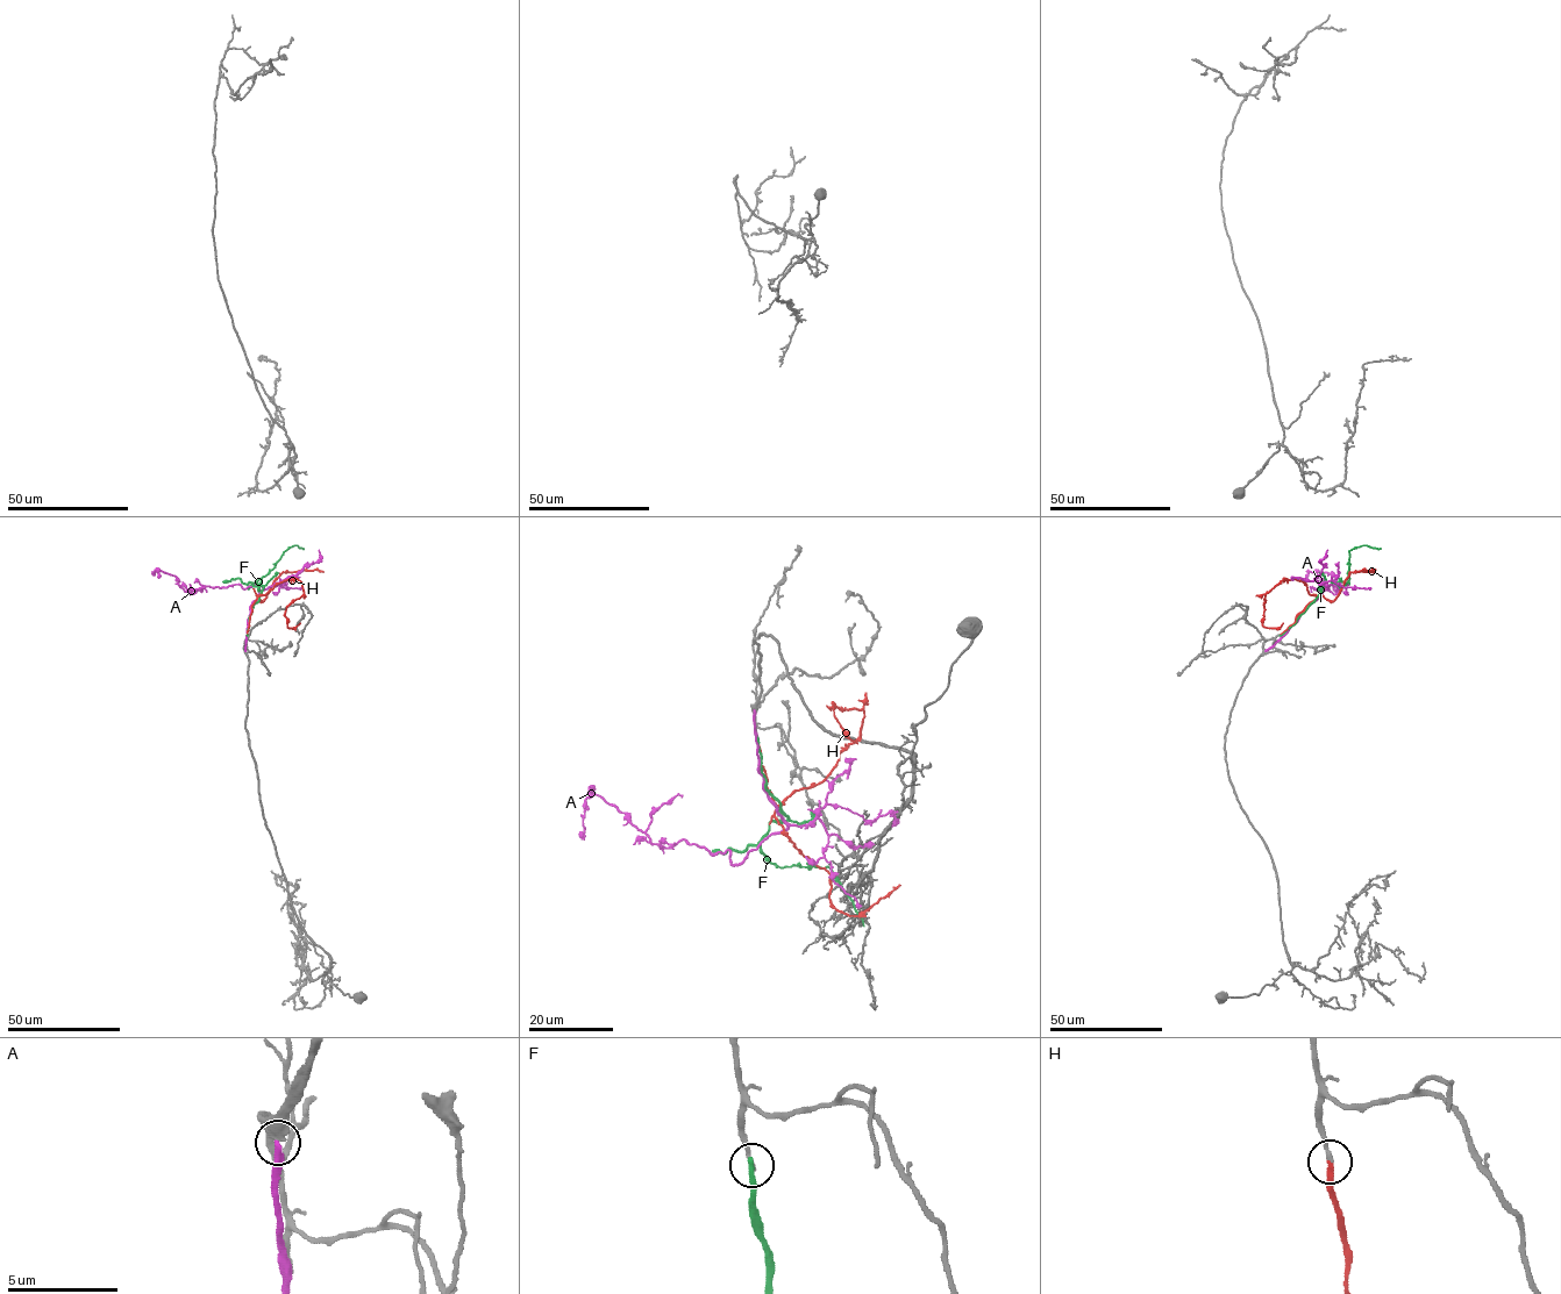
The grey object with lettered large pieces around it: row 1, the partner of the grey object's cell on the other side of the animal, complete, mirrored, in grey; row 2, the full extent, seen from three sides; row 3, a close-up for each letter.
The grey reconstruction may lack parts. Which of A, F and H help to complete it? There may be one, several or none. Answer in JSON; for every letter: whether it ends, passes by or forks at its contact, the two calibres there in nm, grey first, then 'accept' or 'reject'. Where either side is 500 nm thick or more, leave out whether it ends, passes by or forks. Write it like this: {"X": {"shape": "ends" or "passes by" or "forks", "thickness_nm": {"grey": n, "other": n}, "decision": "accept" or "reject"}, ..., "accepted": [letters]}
{"A": {"shape": "ends", "thickness_nm": {"grey": 440, "other": 360}, "decision": "reject"}, "F": {"shape": "ends", "thickness_nm": {"grey": 200, "other": 300}, "decision": "reject"}, "H": {"shape": "ends", "thickness_nm": {"grey": 180, "other": 220}, "decision": "accept"}, "accepted": ["H"]}

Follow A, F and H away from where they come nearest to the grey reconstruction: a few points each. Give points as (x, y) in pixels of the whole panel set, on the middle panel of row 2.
A: (754, 709), (763, 790), (785, 829), (731, 864), (728, 850), (683, 839), (661, 848), (591, 794), (582, 839)
F: (757, 738), (765, 788), (788, 817), (769, 823), (760, 842), (762, 852), (778, 866), (827, 866), (863, 926)
H: (757, 740), (777, 805), (821, 781), (860, 736), (863, 710), (833, 705), (857, 744)

